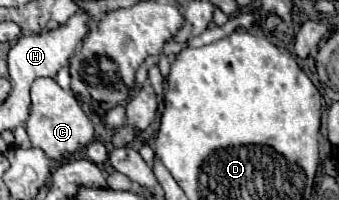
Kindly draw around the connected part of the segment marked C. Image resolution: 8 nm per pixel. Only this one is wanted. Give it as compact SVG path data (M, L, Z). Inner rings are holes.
M49 77L37 79L31 87L31 113L25 123L25 129L29 133L33 147L41 149L45 153L45 157L55 159L55 161L61 161L61 157L65 159L65 157L73 155L75 151L83 149L93 139L93 123L83 113L75 95L71 91L61 89Z

